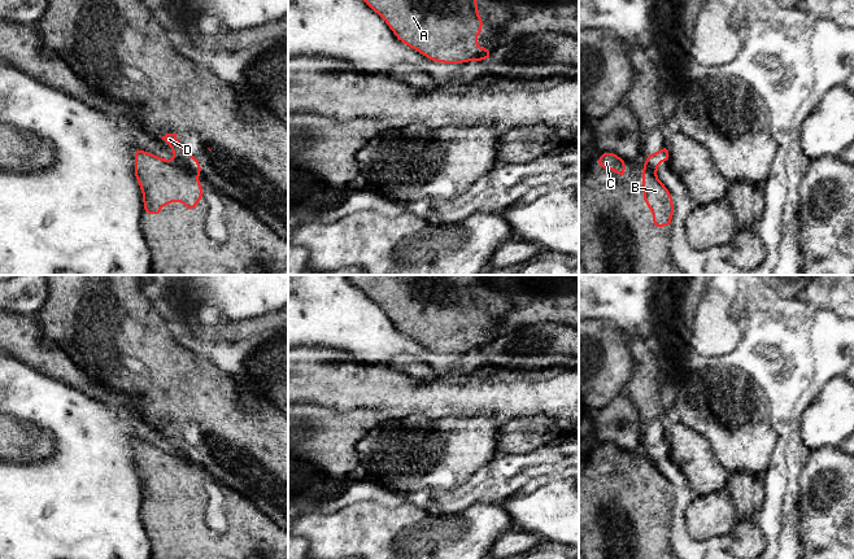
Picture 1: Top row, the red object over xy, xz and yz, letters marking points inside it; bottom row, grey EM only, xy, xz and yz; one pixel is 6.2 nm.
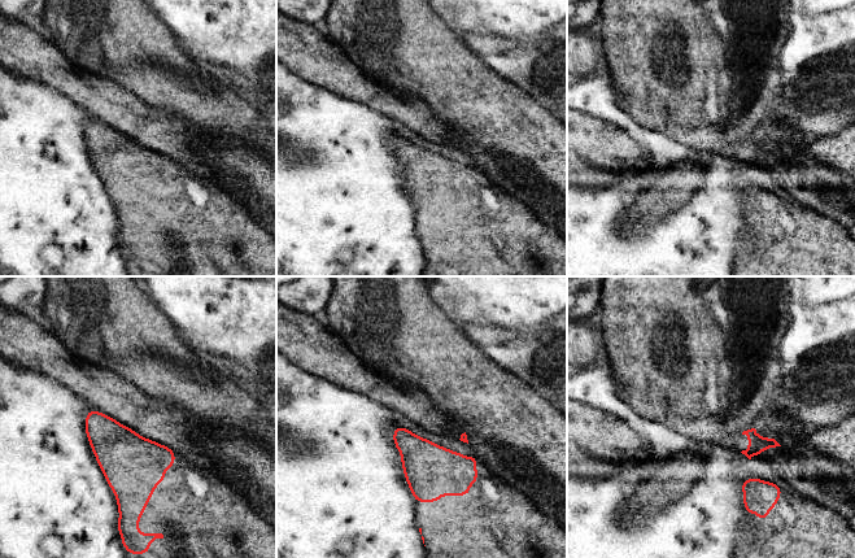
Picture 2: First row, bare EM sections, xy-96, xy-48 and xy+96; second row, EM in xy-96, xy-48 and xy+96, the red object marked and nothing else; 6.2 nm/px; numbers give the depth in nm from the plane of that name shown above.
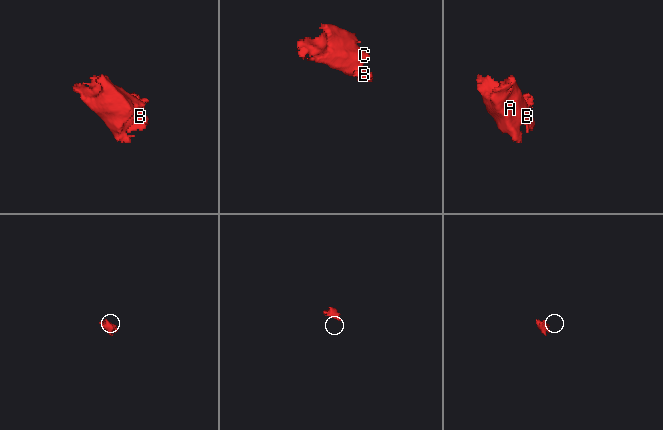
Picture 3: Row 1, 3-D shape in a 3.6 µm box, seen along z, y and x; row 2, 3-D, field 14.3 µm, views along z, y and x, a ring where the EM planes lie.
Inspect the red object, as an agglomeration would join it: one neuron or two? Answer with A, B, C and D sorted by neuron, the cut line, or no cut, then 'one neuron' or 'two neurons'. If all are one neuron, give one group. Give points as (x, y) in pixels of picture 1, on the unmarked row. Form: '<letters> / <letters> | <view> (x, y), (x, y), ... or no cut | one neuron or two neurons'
A B C / D | xy (177, 451), (197, 464) | two neurons

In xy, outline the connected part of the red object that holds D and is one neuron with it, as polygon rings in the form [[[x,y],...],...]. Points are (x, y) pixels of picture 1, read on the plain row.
[[[166,424],[161,428],[167,433],[167,438],[173,438],[173,447],[178,454],[180,454],[183,458],[195,462],[197,464],[201,464],[202,458],[200,453],[197,451],[196,446],[188,444],[183,436],[179,433],[177,424]]]

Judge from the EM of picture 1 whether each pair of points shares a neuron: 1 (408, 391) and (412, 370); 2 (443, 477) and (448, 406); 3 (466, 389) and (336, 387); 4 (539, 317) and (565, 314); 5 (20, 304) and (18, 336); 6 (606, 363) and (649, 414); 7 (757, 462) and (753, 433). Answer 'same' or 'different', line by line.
1: different
2: different
3: same
4: same
5: different
6: different
7: same

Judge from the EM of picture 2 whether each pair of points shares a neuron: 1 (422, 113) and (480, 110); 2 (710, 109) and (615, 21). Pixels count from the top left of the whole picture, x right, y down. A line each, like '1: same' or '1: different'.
1: different
2: same

